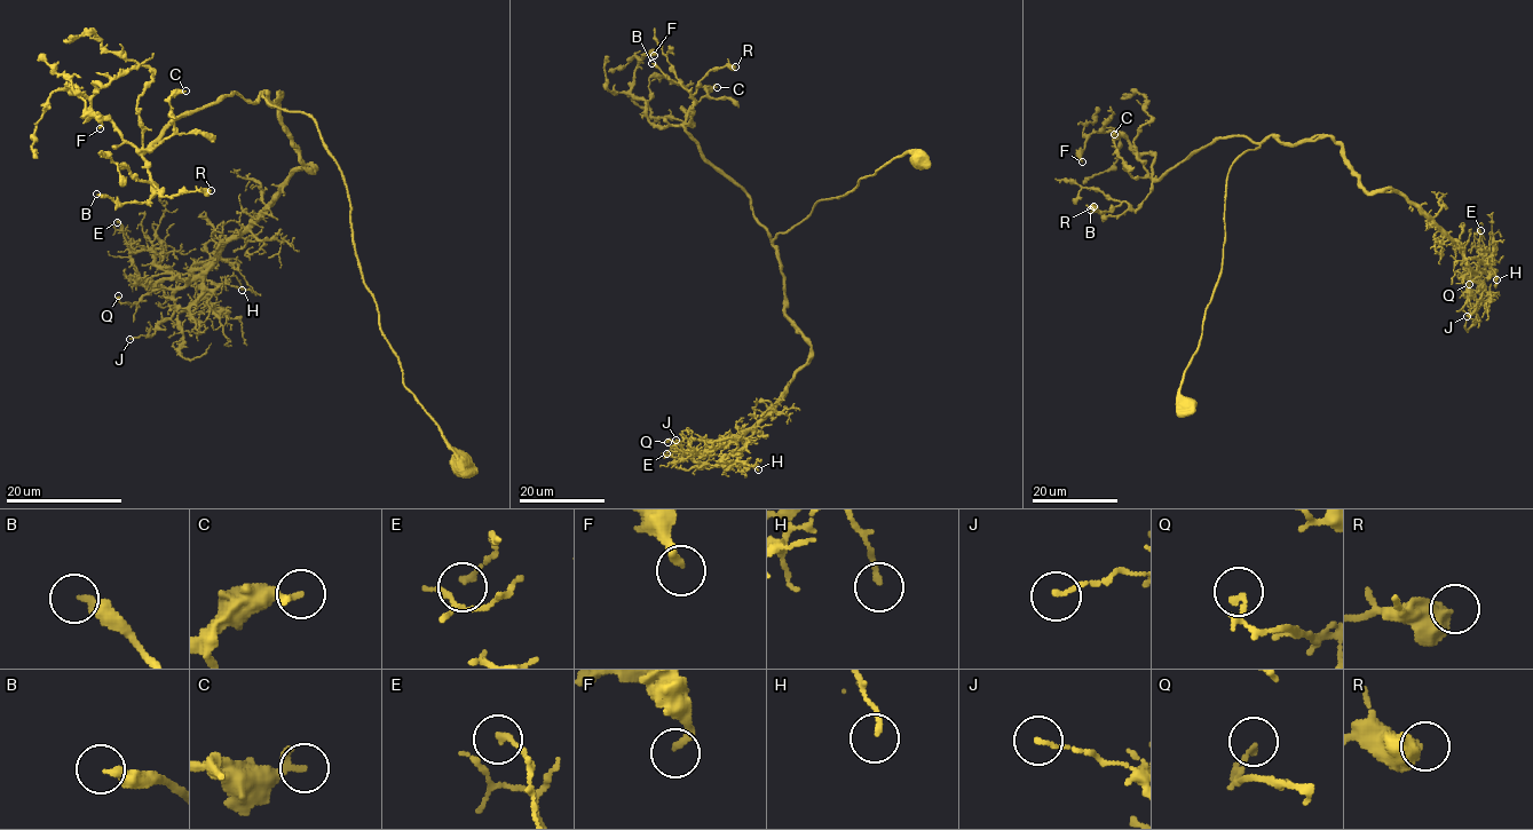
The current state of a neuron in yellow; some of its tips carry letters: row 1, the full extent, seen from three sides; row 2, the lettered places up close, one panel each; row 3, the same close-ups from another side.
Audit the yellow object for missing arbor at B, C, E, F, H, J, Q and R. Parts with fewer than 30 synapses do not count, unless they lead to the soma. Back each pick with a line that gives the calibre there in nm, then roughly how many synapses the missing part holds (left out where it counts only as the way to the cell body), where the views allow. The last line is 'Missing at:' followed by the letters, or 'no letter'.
B: 320 nm thick; about 40 synapses
Missing at: B

